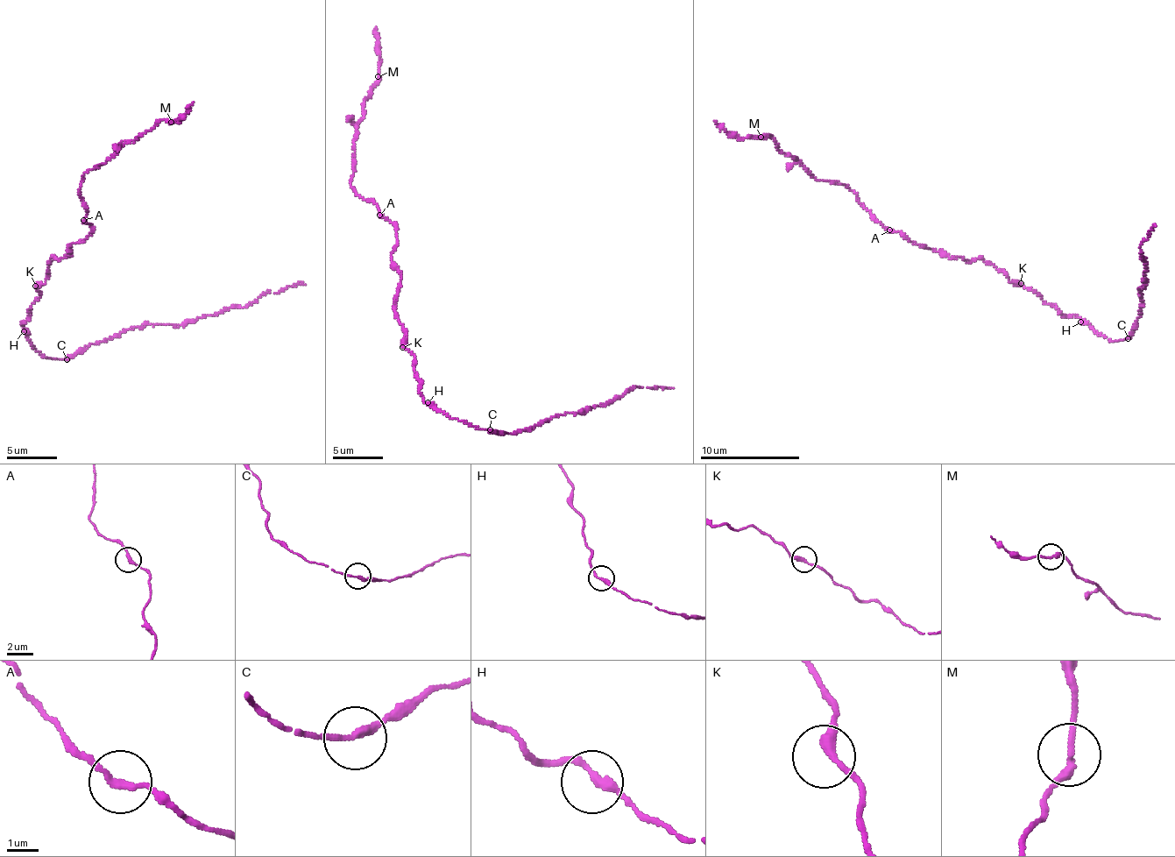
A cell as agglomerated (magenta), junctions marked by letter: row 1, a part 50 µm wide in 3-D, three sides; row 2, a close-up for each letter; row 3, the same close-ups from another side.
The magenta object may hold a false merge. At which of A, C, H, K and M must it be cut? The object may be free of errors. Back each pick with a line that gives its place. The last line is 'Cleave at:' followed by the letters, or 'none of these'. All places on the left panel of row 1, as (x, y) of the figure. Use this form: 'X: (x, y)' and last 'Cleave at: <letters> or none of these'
Cleave at: none of these

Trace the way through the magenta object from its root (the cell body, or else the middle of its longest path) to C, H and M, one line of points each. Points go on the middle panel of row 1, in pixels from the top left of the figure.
C: (406, 344), (406, 350), (415, 357), (414, 377), (424, 400), (447, 416), (490, 429)
H: (406, 344), (406, 350), (415, 357), (414, 370), (420, 384), (418, 393), (428, 402)
M: (406, 344), (403, 324), (393, 308), (400, 281), (391, 260), (396, 229), (350, 185), (356, 131), (378, 77)

